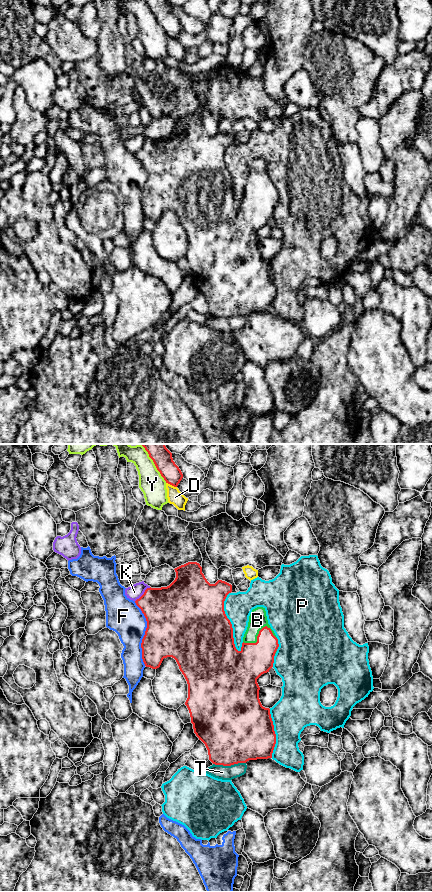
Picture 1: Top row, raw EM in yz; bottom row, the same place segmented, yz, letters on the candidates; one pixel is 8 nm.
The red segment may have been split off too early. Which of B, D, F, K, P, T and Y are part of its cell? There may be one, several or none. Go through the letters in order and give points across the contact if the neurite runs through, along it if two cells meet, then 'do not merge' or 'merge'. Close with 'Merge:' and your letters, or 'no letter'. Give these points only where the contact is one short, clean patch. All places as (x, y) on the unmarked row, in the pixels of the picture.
B: merge
D: do not merge
F: do not merge
K: do not merge
P: do not merge
T: border yz (245, 314), (230, 317), (213, 316); do not merge
Y: do not merge
Merge: B

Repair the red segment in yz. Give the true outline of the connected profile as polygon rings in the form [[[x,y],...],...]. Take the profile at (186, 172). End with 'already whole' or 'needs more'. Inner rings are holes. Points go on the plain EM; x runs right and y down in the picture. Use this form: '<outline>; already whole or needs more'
[[[188,114],[174,122],[176,130],[169,138],[147,140],[135,153],[147,173],[141,195],[145,218],[157,221],[164,210],[172,209],[176,212],[188,236],[188,250],[185,257],[190,265],[194,285],[205,296],[209,312],[213,316],[231,318],[249,312],[272,310],[276,286],[270,261],[263,259],[260,254],[257,231],[273,219],[279,196],[268,176],[265,160],[257,159],[252,162],[241,202],[238,203],[234,196],[232,176],[224,163],[224,153],[232,144],[232,137],[222,132],[210,136],[197,114]]]; needs more

